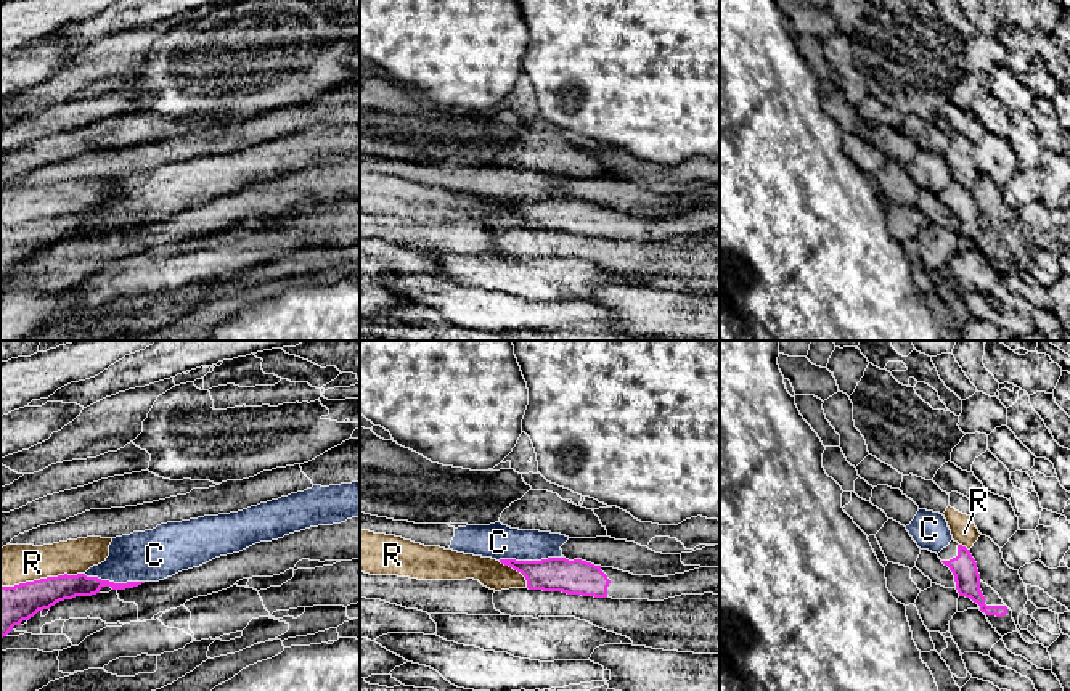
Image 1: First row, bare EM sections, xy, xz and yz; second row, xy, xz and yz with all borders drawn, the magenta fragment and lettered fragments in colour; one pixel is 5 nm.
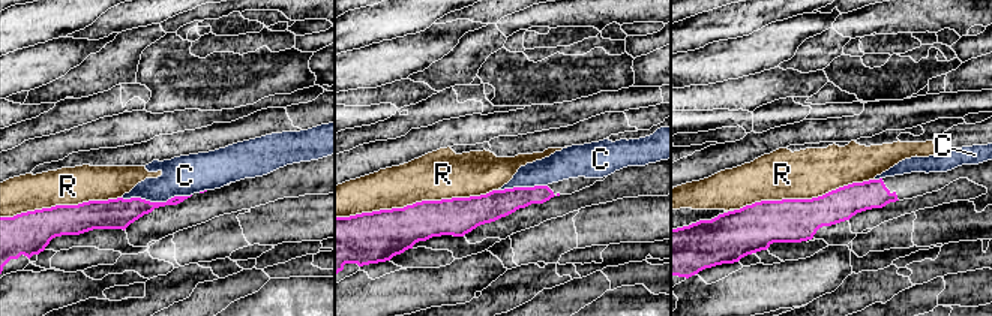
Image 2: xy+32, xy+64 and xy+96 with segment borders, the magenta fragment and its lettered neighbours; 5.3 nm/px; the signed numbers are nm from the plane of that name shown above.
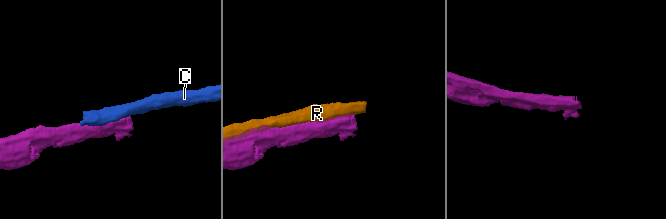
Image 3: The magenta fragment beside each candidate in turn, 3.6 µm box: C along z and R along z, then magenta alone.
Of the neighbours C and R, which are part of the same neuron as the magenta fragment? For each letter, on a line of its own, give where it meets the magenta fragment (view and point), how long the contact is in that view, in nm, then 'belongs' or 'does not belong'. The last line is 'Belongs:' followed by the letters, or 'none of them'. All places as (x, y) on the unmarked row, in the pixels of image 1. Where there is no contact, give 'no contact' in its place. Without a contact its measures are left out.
C: contact xz (530, 201); length 320 nm; does not belong
R: contact xy (42, 219); length 440 nm; does not belong
Belongs: none of them

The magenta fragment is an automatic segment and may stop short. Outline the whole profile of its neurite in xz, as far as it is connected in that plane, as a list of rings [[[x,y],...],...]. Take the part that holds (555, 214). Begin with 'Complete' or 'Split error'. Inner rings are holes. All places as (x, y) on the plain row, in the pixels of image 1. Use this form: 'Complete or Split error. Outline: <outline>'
Split error. Outline: [[[566,198],[541,201],[500,199],[500,202],[521,212],[529,230],[649,241],[664,241],[681,235],[720,235],[720,207],[699,207],[684,214],[652,217]]]

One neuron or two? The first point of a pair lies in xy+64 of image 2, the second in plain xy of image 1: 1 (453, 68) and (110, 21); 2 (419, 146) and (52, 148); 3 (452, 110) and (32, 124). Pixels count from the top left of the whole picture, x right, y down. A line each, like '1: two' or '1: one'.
1: two
2: one
3: one

